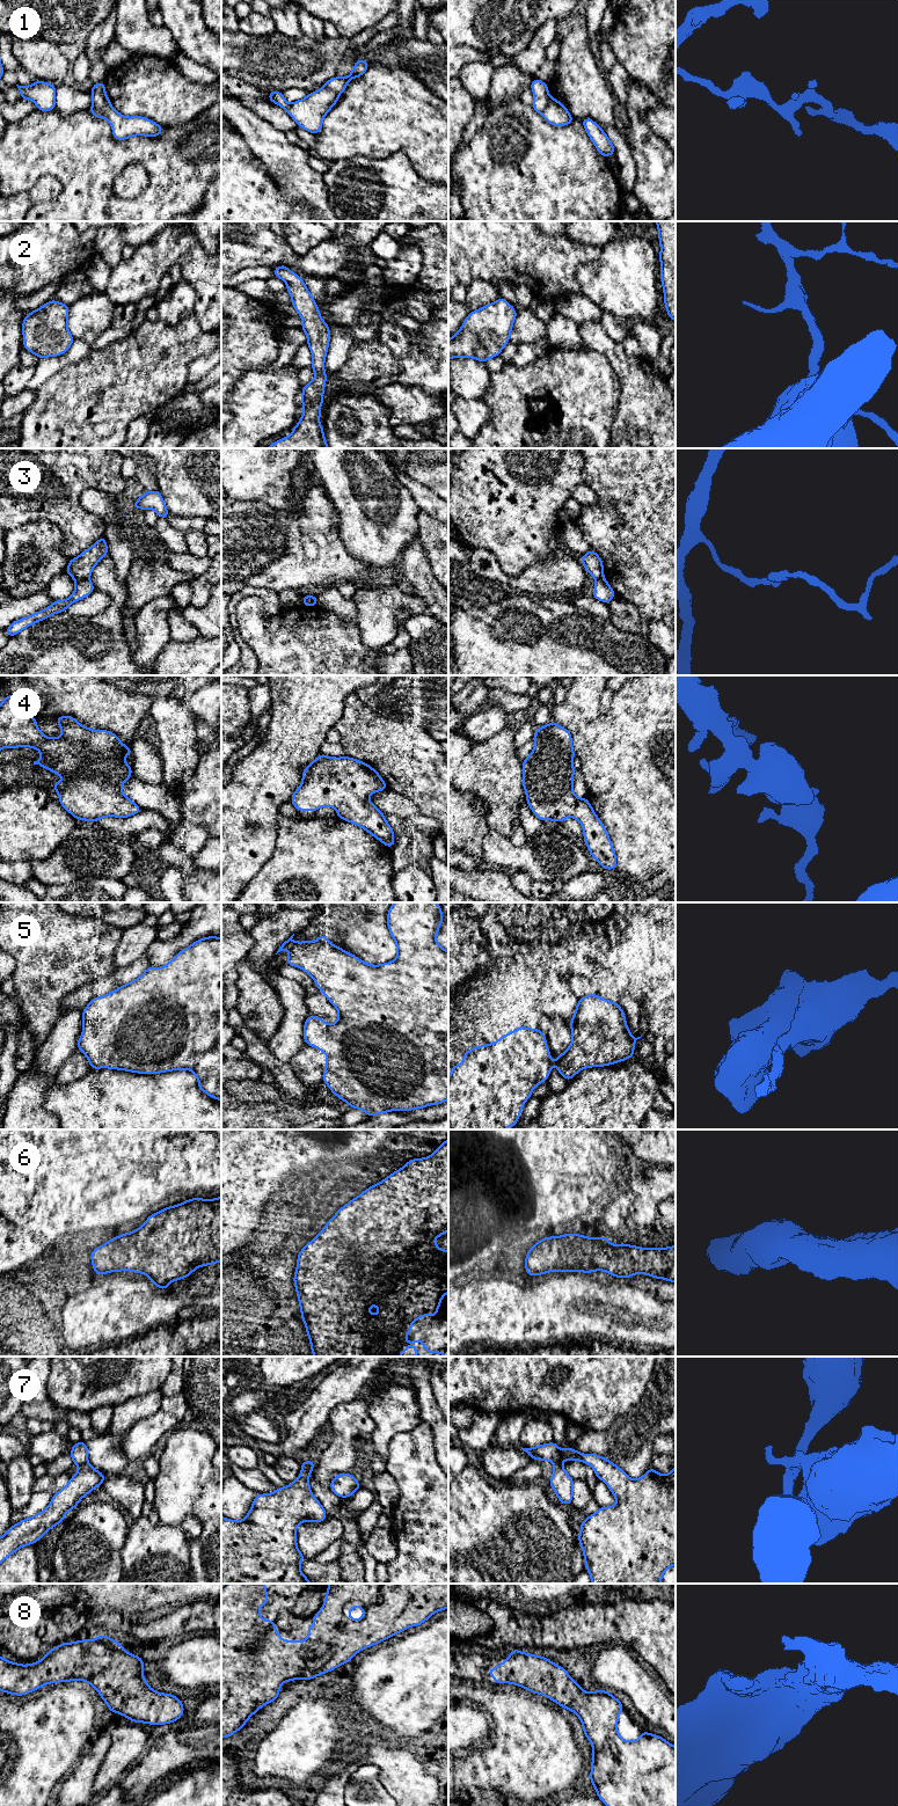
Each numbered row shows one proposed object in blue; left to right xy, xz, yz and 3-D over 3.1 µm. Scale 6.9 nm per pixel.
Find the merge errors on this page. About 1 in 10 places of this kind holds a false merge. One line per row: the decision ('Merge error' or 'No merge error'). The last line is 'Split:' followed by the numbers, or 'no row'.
1: Merge error
2: No merge error
3: Merge error
4: No merge error
5: No merge error
6: No merge error
7: Merge error
8: No merge error
Split: 1, 3, 7

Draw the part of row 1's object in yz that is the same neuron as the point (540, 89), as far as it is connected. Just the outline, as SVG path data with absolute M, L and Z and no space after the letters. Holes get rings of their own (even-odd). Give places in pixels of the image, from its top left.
M534 79L530 86L534 95L532 107L538 114L542 115L550 98L548 93L548 85L538 79Z

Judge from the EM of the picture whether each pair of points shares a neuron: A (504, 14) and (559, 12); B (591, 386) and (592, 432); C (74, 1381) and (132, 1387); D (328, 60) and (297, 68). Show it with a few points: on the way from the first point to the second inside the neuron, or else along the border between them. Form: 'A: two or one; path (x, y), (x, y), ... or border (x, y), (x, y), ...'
A: one; path (518, 12), (545, 12)
B: one; path (591, 397), (592, 421)
C: one; path (81, 1398), (88, 1393), (115, 1387)
D: one; path (320, 60), (305, 64)

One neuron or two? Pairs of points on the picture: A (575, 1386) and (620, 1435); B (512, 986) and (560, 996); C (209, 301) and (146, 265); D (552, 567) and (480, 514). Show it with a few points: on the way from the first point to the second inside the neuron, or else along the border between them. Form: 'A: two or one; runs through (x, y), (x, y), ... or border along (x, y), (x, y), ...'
A: two; border along (632, 1408), (605, 1430), (585, 1430)
B: two; border along (555, 971), (549, 971), (542, 979), (534, 1007)
C: one; runs through (204, 283), (181, 260), (165, 260)
D: two; border along (550, 551), (542, 560), (527, 565), (519, 572)

